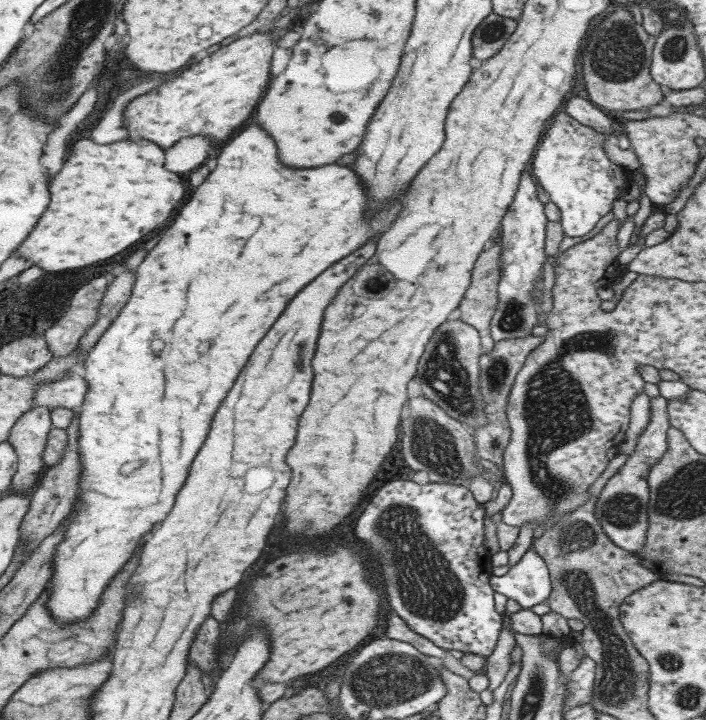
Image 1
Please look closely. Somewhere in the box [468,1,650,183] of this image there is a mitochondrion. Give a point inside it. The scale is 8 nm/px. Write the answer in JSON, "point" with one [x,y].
{"point":[617,54]}

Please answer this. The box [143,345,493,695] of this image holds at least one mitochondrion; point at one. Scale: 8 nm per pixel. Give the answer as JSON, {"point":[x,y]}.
{"point":[424,584]}

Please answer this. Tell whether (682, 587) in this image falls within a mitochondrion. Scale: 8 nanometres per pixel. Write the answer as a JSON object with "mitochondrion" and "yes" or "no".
{"mitochondrion":"no"}

